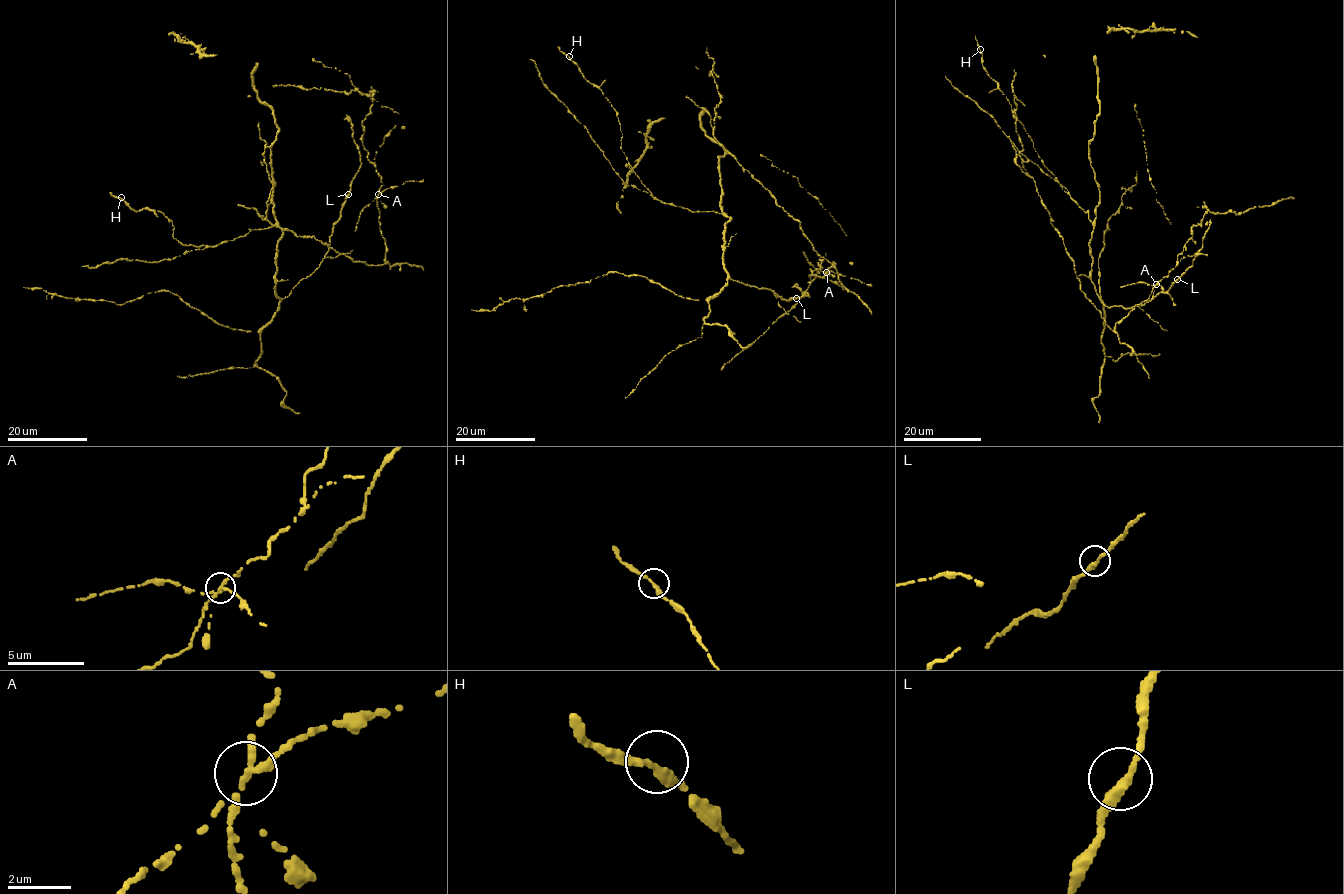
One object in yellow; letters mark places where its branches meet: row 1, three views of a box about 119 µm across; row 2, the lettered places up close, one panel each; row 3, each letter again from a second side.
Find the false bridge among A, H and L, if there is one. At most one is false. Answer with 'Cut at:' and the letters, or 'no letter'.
Cut at: A

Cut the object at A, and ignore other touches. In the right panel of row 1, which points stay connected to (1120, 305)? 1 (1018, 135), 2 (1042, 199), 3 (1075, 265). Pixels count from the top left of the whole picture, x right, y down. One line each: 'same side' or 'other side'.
1: other side
2: other side
3: other side

